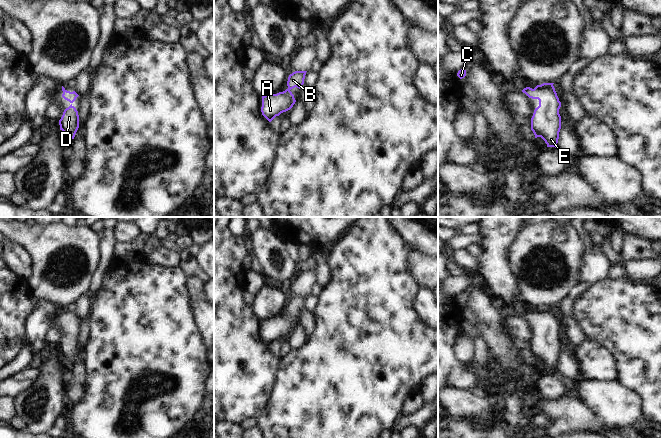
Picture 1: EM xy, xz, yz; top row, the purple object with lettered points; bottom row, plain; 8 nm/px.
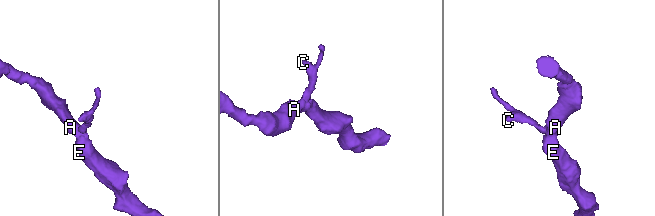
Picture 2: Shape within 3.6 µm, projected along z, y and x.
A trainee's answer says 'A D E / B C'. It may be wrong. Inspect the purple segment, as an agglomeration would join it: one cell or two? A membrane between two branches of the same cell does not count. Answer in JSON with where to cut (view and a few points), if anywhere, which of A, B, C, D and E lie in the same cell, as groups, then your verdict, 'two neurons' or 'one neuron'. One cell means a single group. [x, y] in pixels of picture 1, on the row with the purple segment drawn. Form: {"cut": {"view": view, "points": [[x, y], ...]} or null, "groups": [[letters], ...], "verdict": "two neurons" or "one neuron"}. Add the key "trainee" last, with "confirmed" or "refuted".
{"cut": null, "groups": [["A", "B", "C", "D", "E"]], "verdict": "one neuron", "trainee": "refuted"}

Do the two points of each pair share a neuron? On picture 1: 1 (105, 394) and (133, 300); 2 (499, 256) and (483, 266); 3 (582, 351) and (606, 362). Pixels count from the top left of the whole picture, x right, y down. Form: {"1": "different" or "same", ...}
{"1": "same", "2": "same", "3": "same"}

